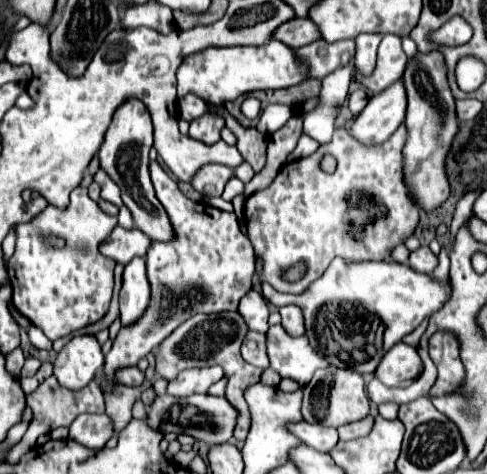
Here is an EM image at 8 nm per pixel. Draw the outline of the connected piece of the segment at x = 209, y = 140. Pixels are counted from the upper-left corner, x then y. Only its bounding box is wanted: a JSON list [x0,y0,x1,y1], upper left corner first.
[189,116,225,144]

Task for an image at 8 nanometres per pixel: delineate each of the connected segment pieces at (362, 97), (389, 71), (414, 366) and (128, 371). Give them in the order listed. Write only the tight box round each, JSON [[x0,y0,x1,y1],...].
[[349,88,367,114],[355,34,409,94],[375,342,423,388],[117,366,145,386]]

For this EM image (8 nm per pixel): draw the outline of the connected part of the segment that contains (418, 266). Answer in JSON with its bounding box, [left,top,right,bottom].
[409,246,439,274]

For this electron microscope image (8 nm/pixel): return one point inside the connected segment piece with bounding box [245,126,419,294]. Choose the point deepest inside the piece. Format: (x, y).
(302, 216)

